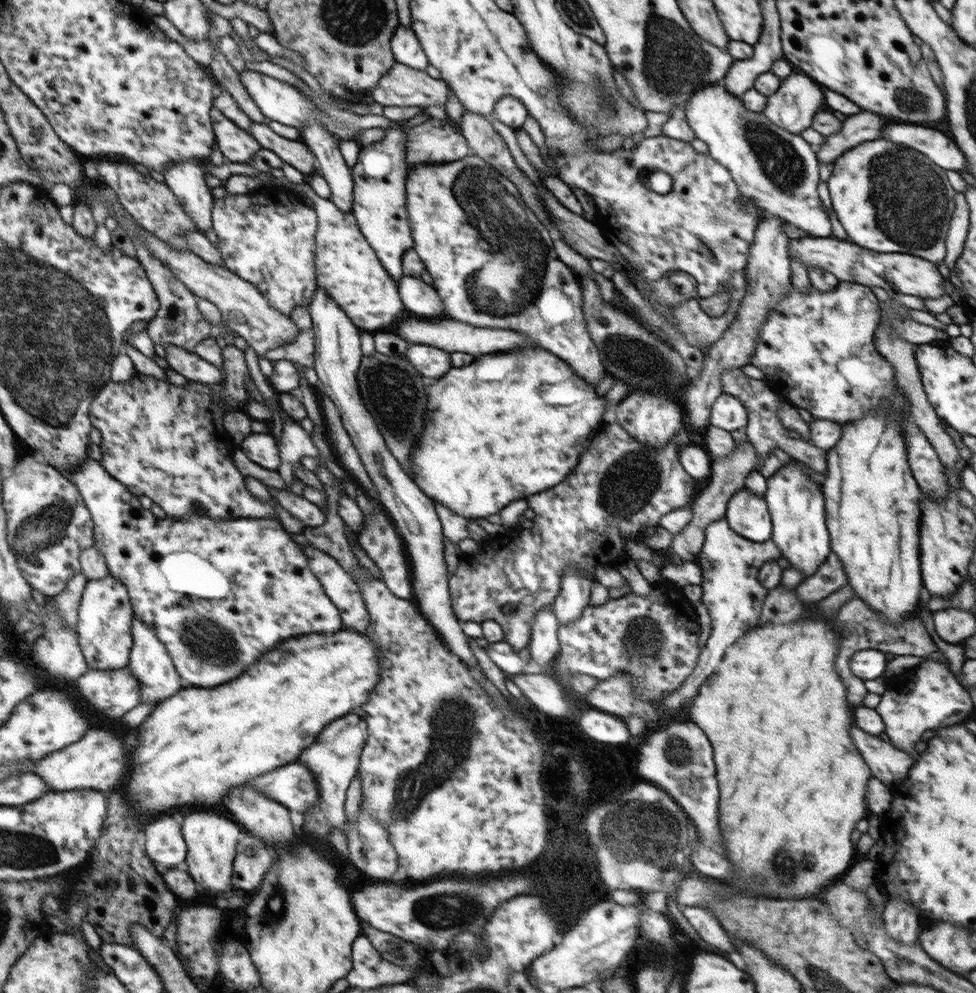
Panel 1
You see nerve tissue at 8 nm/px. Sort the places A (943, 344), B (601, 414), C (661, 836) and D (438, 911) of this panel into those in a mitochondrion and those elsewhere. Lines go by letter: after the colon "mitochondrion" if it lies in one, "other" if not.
A: other
B: other
C: mitochondrion
D: mitochondrion

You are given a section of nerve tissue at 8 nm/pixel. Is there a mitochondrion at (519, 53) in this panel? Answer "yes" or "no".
no

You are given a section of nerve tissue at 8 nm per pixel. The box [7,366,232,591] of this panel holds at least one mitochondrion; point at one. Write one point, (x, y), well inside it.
(32, 536)

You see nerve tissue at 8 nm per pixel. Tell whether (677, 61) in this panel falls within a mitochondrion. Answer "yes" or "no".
yes

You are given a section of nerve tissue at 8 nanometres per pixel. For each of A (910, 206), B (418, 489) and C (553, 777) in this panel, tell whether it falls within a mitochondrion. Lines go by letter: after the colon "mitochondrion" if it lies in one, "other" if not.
A: mitochondrion
B: other
C: other

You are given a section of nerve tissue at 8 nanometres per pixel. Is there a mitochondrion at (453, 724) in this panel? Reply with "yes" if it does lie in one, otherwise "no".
yes

